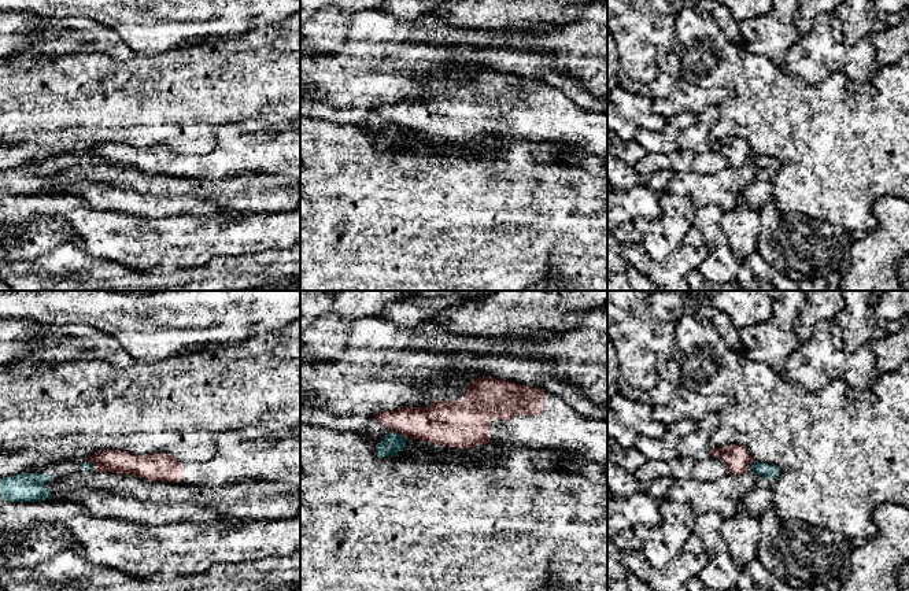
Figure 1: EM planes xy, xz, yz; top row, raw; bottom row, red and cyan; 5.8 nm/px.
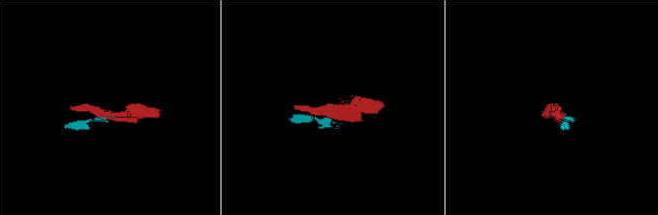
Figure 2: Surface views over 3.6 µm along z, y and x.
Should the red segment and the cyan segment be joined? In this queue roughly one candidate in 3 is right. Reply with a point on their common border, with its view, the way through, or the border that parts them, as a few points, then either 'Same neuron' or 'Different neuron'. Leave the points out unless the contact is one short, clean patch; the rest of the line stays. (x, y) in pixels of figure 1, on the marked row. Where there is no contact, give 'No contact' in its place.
Touches red at xz (401, 435). Boundary: xz (394, 431), (406, 438). Different neuron

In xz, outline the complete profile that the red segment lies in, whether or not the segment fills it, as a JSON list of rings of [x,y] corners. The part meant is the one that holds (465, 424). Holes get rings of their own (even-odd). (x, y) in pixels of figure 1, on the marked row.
[[[494,377],[448,378],[420,389],[437,400],[425,407],[404,406],[374,415],[376,421],[409,439],[443,444],[448,448],[472,448],[491,442],[533,450],[561,448],[607,463],[607,420],[581,414],[553,392],[518,385]]]

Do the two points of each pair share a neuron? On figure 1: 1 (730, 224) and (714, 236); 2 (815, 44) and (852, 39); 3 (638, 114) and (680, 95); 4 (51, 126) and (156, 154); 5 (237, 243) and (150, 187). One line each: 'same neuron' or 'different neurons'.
1: different neurons
2: different neurons
3: different neurons
4: different neurons
5: different neurons

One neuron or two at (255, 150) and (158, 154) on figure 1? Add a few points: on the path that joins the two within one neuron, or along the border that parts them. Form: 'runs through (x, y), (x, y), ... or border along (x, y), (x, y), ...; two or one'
runs through (231, 158), (222, 163), (183, 163); one

